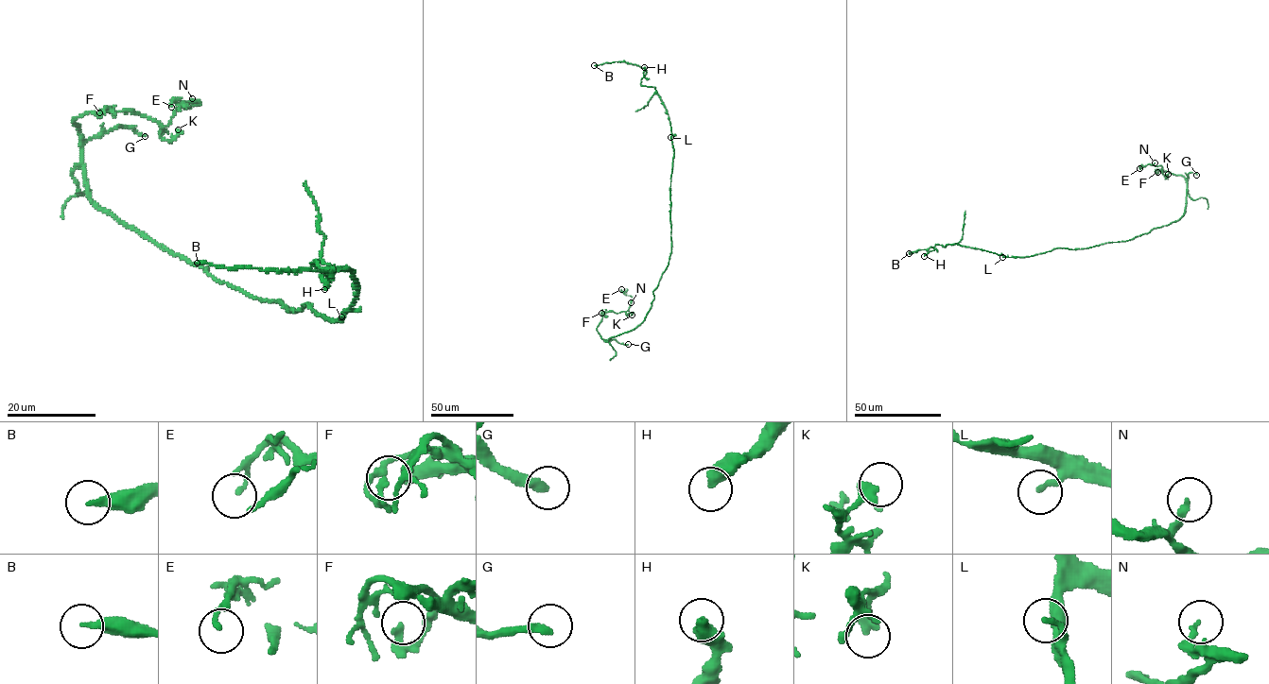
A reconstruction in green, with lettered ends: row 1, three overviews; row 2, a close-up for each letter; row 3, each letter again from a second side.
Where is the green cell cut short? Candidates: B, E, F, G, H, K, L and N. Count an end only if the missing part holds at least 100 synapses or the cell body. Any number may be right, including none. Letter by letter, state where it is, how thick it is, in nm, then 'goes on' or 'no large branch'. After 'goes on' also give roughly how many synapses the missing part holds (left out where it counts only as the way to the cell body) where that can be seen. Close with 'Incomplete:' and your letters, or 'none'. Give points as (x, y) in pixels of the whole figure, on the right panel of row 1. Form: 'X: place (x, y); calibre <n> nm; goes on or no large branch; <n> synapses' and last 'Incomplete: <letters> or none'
B: place (909, 253); calibre 320 nm; goes on; 100 synapses
E: place (1139, 168); calibre 150 nm; no large branch
F: place (1157, 172); calibre 130 nm; no large branch
G: place (1196, 175); calibre 280 nm; no large branch
H: place (924, 256); calibre 440 nm; no large branch
K: place (1168, 174); calibre 300 nm; no large branch
L: place (1002, 257); calibre 160 nm; no large branch
N: place (1155, 162); calibre 180 nm; no large branch
Incomplete: B

